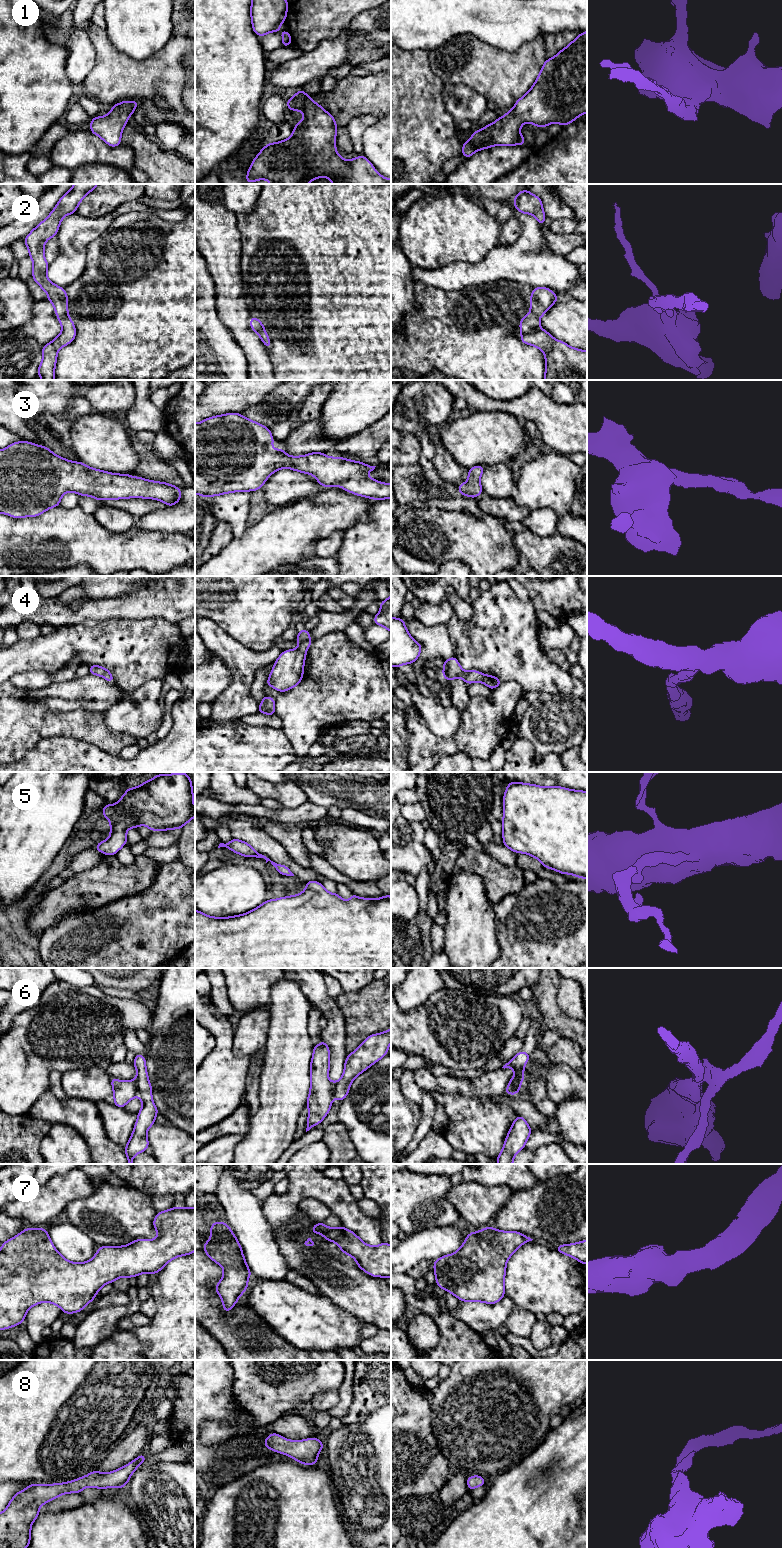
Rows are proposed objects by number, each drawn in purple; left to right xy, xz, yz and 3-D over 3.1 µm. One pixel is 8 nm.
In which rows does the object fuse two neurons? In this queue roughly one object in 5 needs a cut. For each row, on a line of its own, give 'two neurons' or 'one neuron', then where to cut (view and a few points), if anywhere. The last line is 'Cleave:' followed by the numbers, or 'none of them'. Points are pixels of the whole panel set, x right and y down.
1: one neuron; no cut
2: one neuron; no cut
3: one neuron; no cut
4: one neuron; no cut
5: one neuron; no cut
6: two neurons; cut in yz along (508, 1086), (513, 1093), (519, 1088)
7: one neuron; no cut
8: one neuron; no cut
Cleave: 6

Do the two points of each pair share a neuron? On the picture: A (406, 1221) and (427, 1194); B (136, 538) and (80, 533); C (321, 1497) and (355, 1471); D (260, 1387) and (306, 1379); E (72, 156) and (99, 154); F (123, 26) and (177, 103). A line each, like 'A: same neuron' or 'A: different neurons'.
A: same neuron
B: same neuron
C: different neurons
D: same neuron
E: same neuron
F: different neurons

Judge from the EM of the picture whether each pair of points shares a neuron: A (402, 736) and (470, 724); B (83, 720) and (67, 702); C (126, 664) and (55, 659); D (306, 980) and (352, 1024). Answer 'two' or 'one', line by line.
A: two
B: two
C: one
D: two

